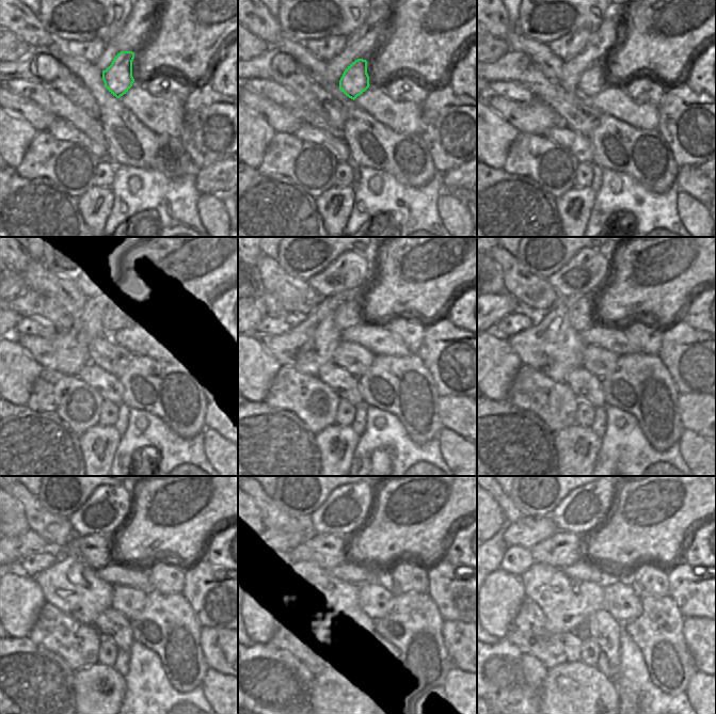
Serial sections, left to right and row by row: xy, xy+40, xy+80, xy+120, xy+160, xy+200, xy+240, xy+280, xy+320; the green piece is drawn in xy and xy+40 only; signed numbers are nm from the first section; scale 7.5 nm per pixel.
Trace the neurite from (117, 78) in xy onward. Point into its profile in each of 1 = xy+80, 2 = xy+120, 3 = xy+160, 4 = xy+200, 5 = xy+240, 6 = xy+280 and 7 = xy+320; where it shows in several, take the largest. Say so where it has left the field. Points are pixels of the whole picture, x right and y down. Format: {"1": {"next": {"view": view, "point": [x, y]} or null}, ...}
{"1": {"next": {"view": "xy+80", "point": [591, 82]}}, "2": {"next": {"view": "xy+120", "point": [113, 319]}}, "3": {"next": {"view": "xy+160", "point": [347, 315]}}, "4": {"next": {"view": "xy+200", "point": [579, 306]}}, "5": {"next": {"view": "xy+240", "point": [95, 549]}}, "6": {"next": {"view": "xy+280", "point": [329, 551]}}, "7": {"next": {"view": "xy+320", "point": [561, 550]}}}

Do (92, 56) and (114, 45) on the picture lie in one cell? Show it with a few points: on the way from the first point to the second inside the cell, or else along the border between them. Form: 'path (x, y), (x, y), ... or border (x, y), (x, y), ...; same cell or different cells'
border (106, 43), (105, 49), (94, 63); different cells

